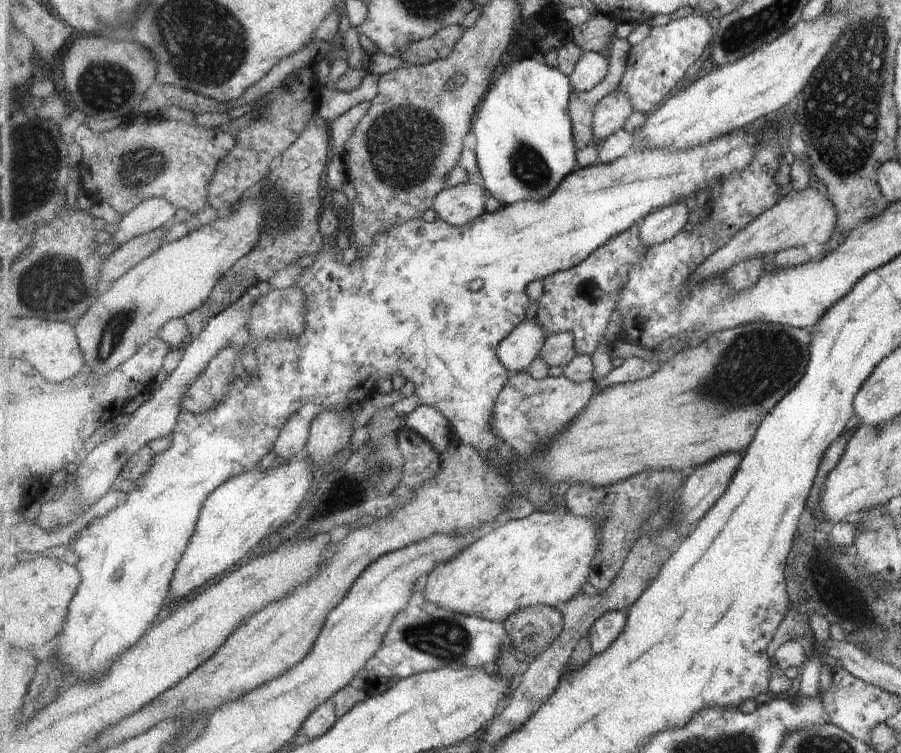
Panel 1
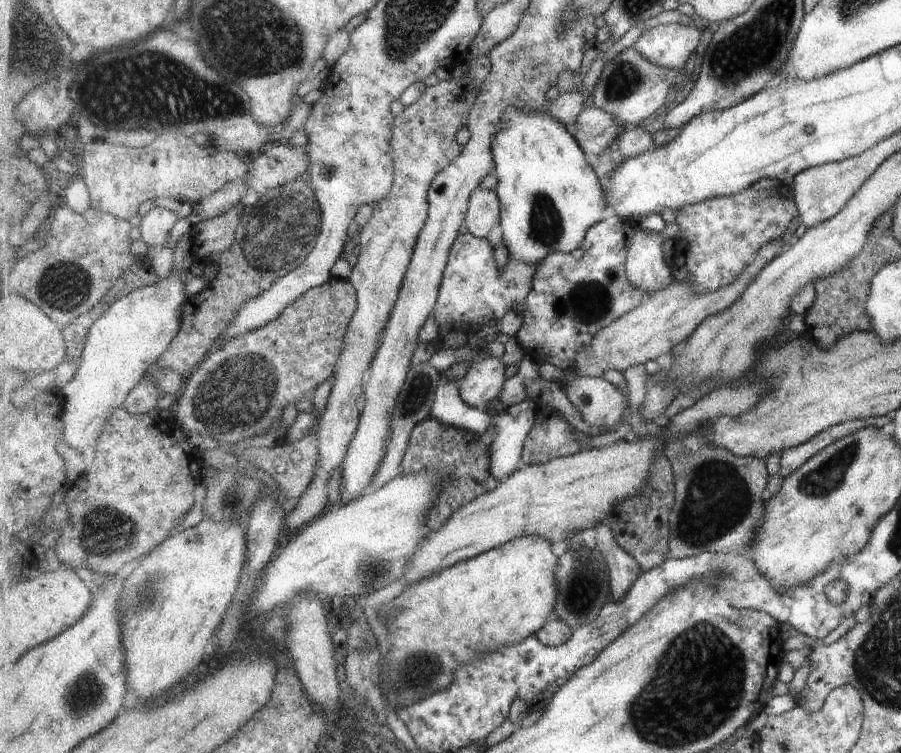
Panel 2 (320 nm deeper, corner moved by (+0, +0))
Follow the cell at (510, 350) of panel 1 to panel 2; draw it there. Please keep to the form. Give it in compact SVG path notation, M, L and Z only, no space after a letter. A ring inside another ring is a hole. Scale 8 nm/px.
M499 358L473 362L457 380L459 396L470 407L487 412L497 402L505 384L505 364Z

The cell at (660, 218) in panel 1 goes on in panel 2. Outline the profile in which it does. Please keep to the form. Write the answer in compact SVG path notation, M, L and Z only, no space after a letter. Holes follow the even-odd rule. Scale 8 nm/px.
M636 228L629 242L626 275L632 285L647 296L669 288L675 282L672 264L665 260L658 232Z

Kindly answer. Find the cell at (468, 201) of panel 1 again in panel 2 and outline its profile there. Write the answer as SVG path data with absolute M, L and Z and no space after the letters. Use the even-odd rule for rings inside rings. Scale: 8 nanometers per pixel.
M479 188L470 198L466 228L476 237L492 239L502 220L502 204L497 191Z

